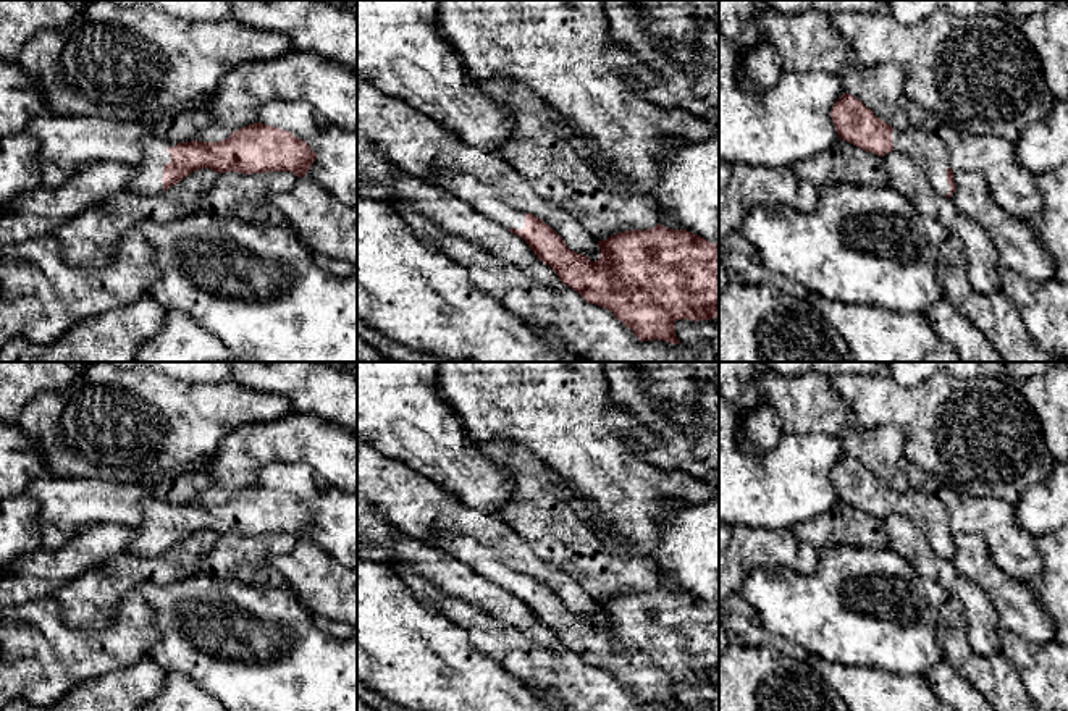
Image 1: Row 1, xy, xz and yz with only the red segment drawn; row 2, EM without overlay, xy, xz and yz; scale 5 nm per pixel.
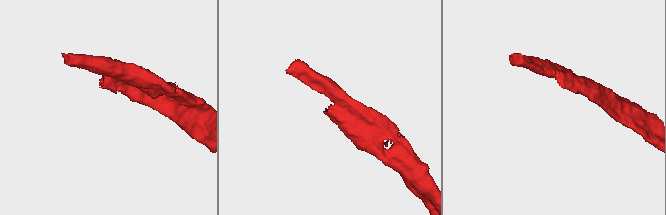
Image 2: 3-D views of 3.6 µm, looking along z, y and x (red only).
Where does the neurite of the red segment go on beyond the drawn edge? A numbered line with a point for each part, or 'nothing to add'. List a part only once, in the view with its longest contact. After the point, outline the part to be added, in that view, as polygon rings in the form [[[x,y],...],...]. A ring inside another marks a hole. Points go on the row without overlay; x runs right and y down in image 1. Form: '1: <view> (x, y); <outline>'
1: xy (149, 535); [[[147,499],[144,503],[144,517],[136,527],[136,540],[129,553],[141,557],[153,557],[163,553],[163,528],[171,524],[170,509],[178,506],[160,499]]]

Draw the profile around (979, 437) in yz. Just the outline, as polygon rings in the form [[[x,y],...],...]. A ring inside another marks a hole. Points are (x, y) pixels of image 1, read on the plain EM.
[[[881,372],[839,375],[830,378],[830,385],[861,428],[903,428],[903,459],[929,475],[936,486],[1016,504],[1029,486],[1045,482],[1057,465],[1034,409],[1000,377],[960,380],[950,372],[936,372],[923,385],[906,388]]]

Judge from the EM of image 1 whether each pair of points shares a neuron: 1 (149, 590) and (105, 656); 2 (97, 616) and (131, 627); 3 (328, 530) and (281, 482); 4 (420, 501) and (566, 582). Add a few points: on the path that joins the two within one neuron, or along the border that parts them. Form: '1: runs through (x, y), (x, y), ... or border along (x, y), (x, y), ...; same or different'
1: border along (136, 588), (154, 611), (154, 624), (159, 632); different
2: border along (134, 588), (112, 622), (78, 626); different
3: runs through (328, 513), (312, 490), (304, 482), (299, 482); same
4: runs through (456, 517), (491, 530), (530, 564); same

